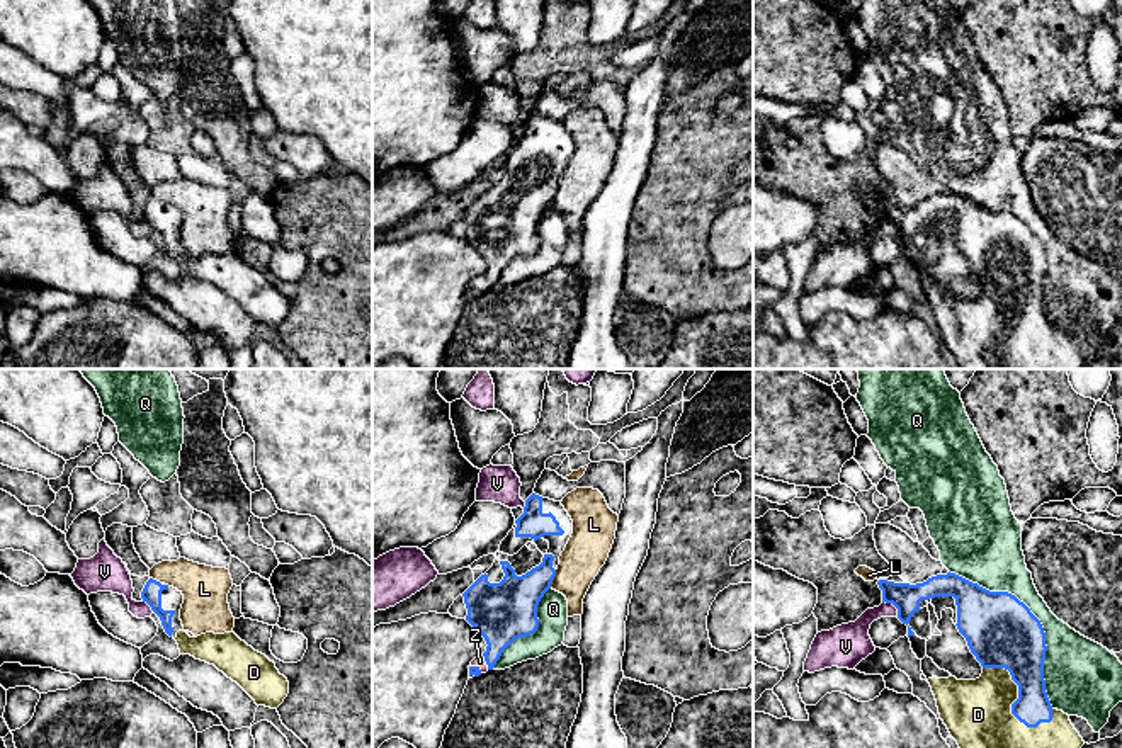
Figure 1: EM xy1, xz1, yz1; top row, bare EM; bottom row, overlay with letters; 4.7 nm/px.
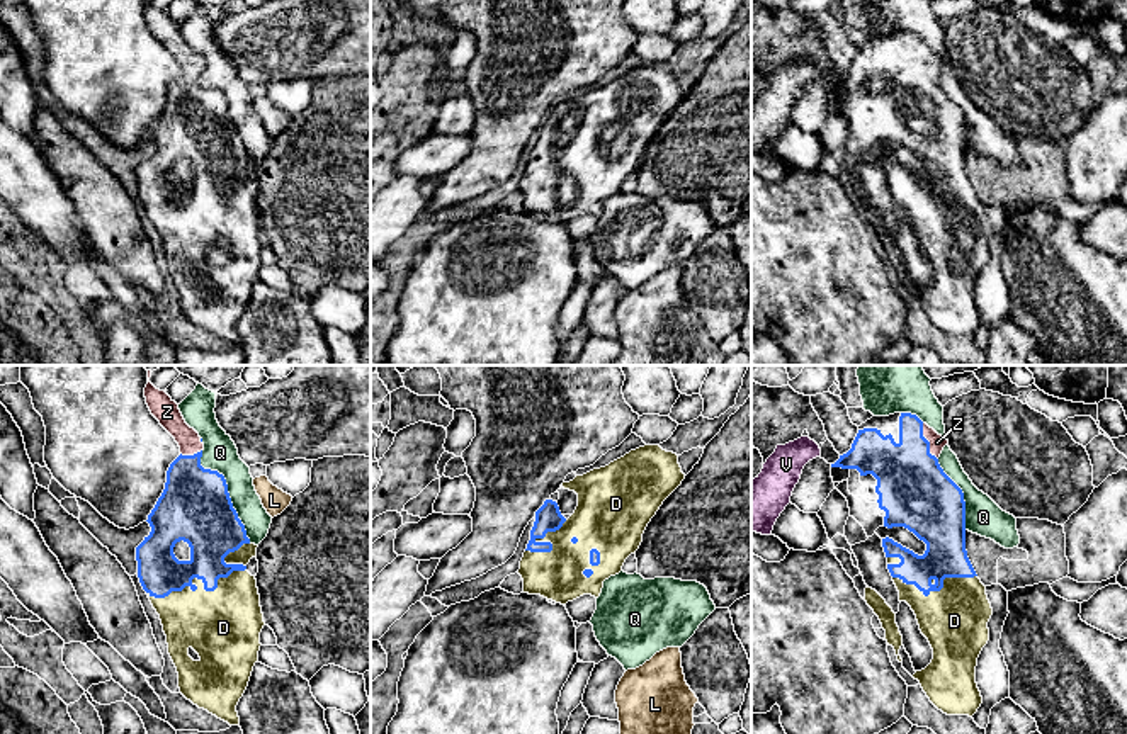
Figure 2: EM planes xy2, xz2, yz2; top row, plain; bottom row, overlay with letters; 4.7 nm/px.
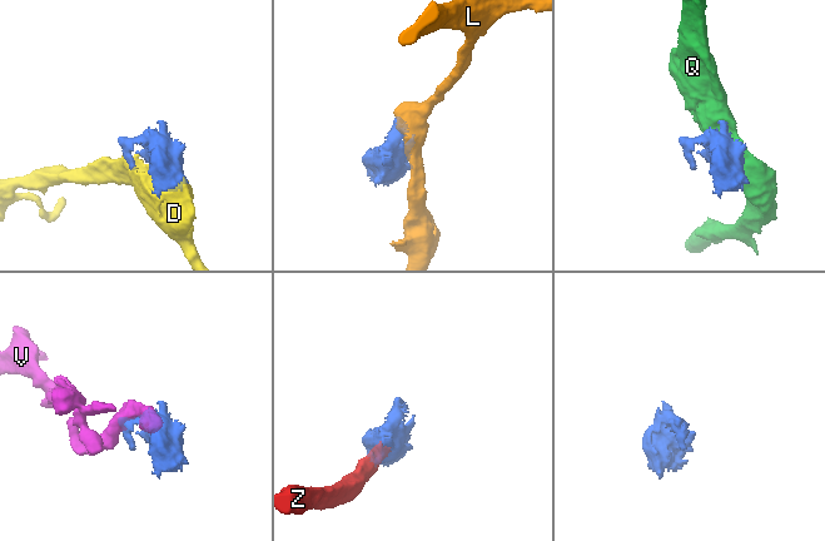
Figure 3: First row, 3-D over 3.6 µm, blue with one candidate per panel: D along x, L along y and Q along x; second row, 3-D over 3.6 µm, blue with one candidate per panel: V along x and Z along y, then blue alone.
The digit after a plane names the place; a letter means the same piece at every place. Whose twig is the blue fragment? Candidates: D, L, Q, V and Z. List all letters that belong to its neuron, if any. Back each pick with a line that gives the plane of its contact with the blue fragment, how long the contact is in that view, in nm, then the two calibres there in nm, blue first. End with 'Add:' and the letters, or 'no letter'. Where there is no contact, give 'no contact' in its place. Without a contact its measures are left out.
D: contact in xy2; length 550 nm; calibres 260 and 360 nm
Z: contact in yz2; length 190 nm; calibres 340 and 80 nm
Add: D, Z

